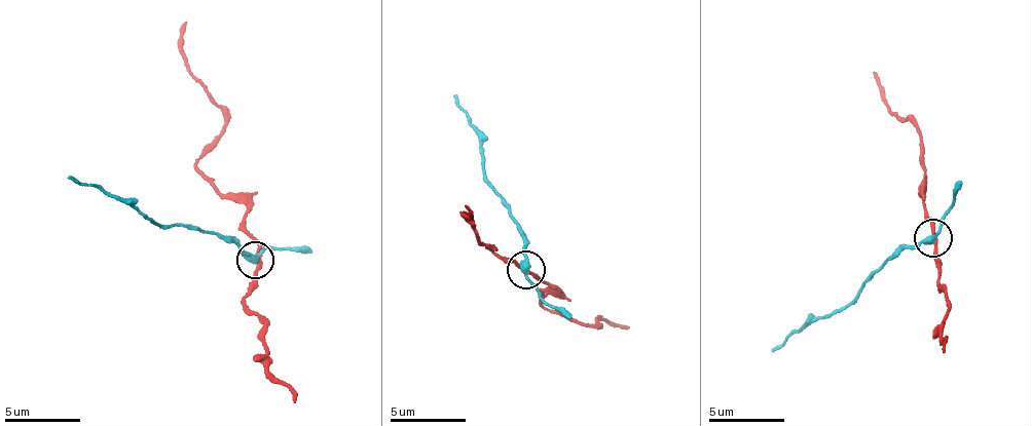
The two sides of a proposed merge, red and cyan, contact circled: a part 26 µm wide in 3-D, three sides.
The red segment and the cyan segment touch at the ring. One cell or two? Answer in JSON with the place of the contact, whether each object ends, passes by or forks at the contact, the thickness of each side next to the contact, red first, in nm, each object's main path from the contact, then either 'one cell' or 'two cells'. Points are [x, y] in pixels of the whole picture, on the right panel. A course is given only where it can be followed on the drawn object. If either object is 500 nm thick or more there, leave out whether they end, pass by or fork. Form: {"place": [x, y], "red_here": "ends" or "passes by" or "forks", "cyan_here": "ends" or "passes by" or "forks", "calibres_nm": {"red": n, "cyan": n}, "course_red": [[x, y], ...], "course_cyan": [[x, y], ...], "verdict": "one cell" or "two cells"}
{"place": [933, 238], "red_here": "passes by", "cyan_here": "passes by", "calibres_nm": {"red": 240, "cyan": 400}, "course_red": [[932, 237], [930, 218], [920, 195], [924, 196], [927, 183], [915, 123], [892, 112], [884, 86], [872, 71]], "course_cyan": [[932, 237], [889, 255], [862, 282], [852, 302], [805, 323], [773, 353]], "verdict": "two cells"}

